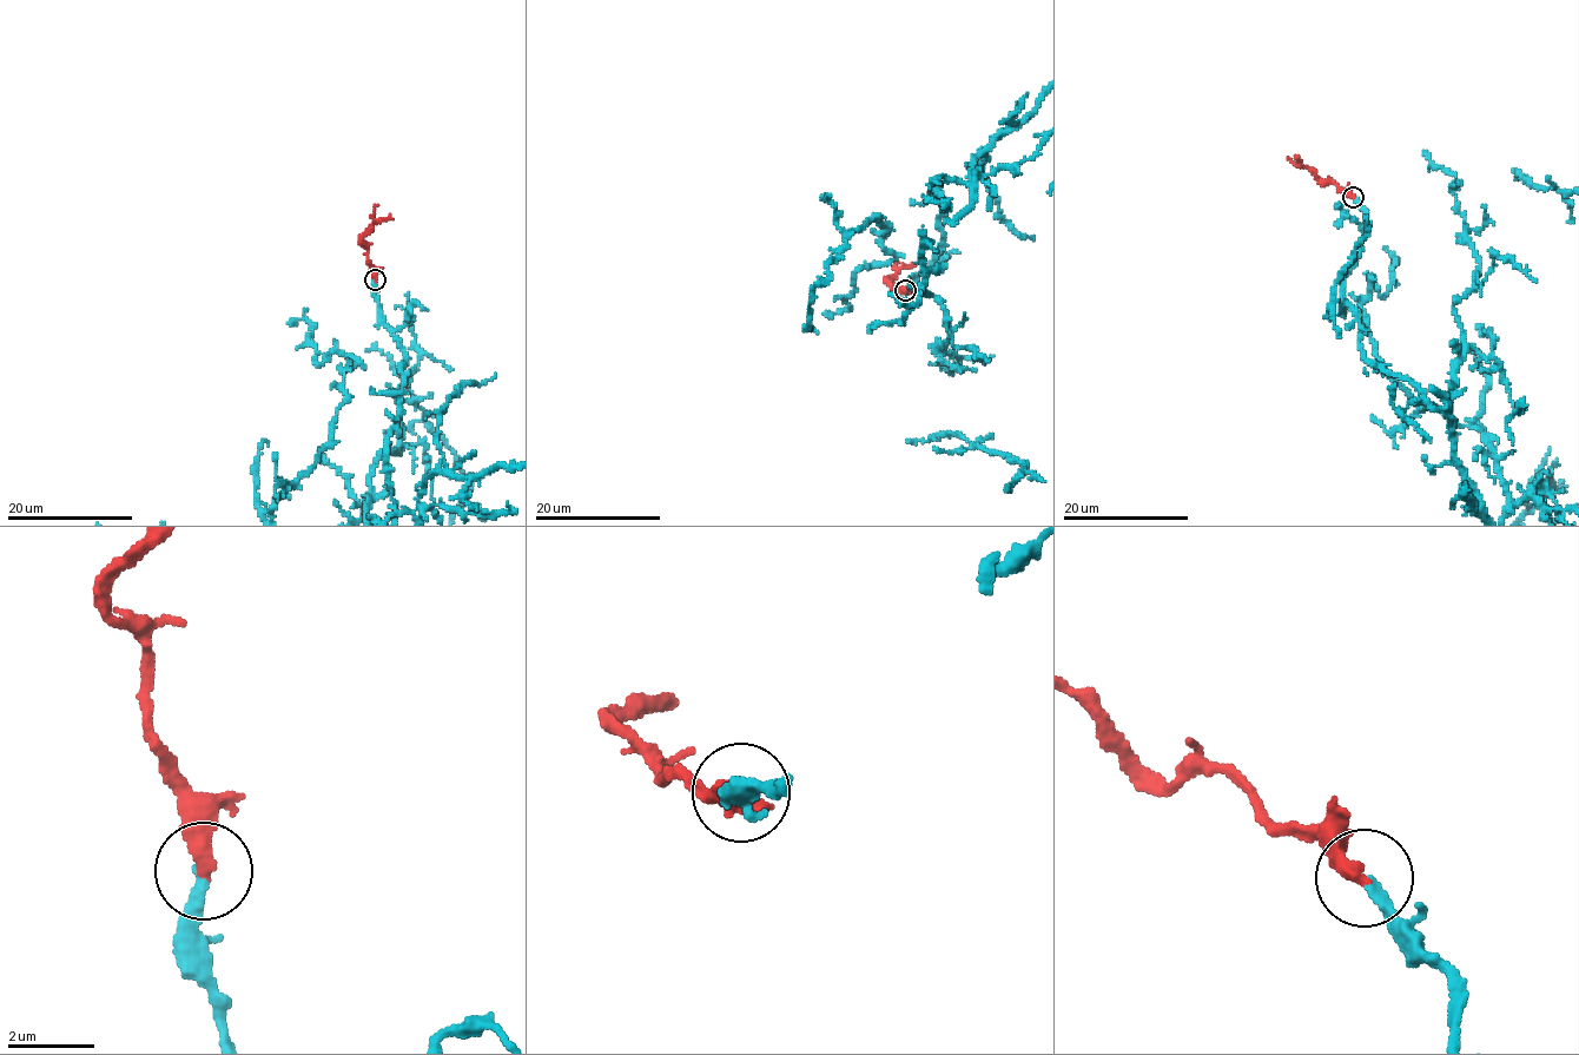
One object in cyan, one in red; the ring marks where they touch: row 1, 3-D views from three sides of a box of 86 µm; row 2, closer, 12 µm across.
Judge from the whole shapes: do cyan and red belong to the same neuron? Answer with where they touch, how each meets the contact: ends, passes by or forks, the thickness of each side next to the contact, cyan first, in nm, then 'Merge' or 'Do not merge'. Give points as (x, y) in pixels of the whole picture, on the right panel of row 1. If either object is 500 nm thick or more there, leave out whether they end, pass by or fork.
Place: (1353, 197). At the ring cyan ends. At the ring red ends. Thickness 280 nm (cyan) against 380 nm. Merge

